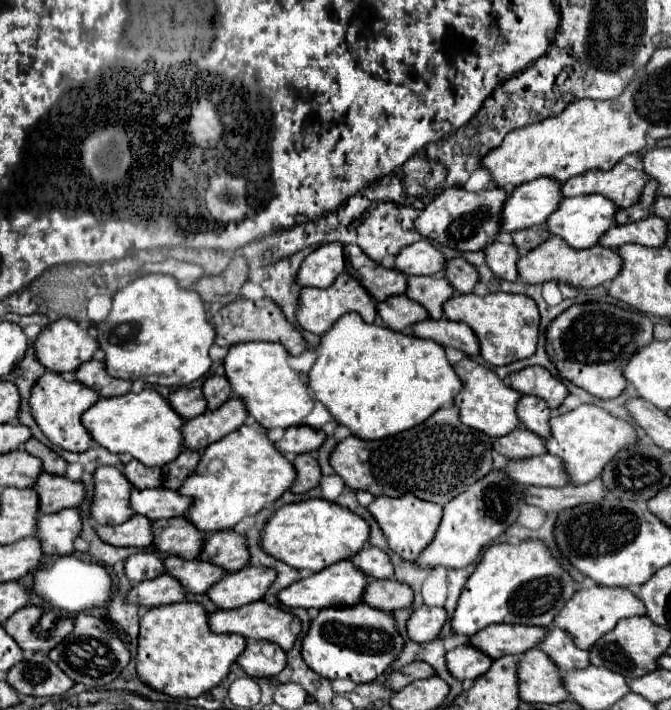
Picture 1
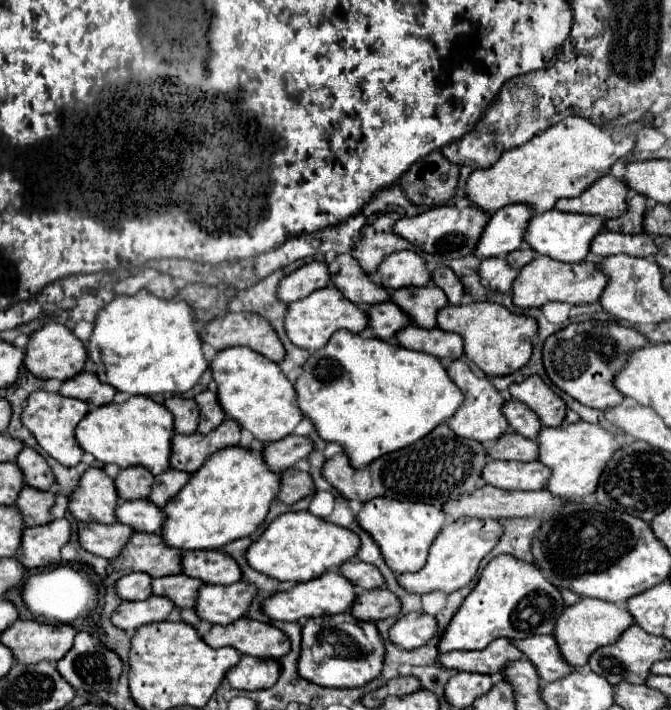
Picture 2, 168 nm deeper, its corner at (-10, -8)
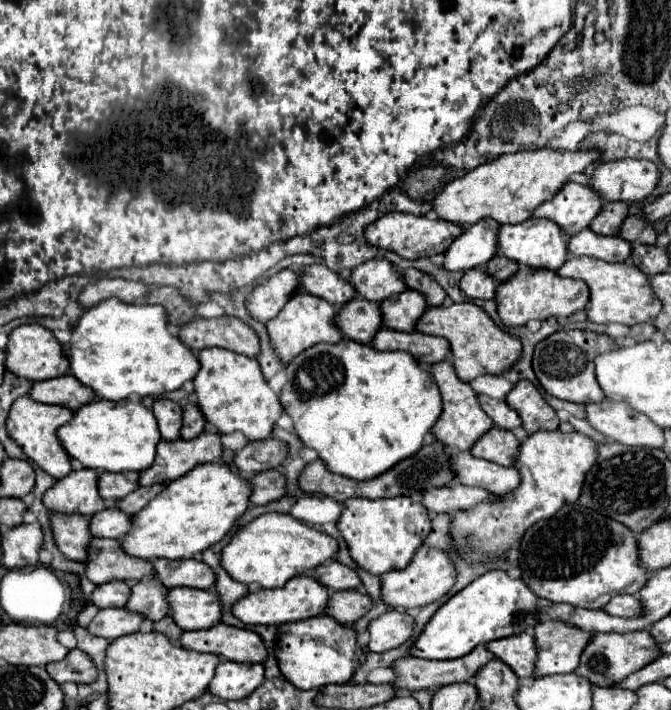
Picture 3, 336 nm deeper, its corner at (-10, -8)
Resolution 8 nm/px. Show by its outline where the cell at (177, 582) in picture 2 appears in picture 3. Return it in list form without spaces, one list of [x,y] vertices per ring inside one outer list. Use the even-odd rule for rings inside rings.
[[[142,578],[140,582],[134,582],[134,586],[130,586],[132,594],[126,602],[126,610],[136,612],[140,616],[144,616],[146,620],[160,620],[164,618],[170,608],[166,602],[166,588],[162,584],[158,584],[156,578]]]

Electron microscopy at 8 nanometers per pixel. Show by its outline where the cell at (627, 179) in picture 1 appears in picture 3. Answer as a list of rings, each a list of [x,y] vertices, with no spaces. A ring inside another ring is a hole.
[[[566,182],[558,194],[554,194],[552,200],[546,200],[544,204],[540,204],[536,210],[534,210],[534,218],[546,218],[554,224],[558,224],[558,228],[562,230],[562,234],[566,236],[574,236],[578,234],[580,230],[588,228],[590,226],[590,220],[600,212],[604,200],[592,192],[588,186],[582,186],[582,184],[574,184],[574,182]]]

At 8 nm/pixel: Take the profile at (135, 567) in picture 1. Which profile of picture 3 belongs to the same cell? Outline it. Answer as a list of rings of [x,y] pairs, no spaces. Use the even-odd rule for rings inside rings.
[[[114,580],[114,582],[100,584],[92,592],[90,602],[96,608],[122,608],[128,602],[128,596],[130,596],[130,586],[122,580]]]

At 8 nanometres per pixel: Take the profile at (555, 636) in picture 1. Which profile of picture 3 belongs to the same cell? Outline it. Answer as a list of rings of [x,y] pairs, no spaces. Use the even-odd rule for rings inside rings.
[[[522,632],[518,636],[492,640],[490,644],[486,644],[486,650],[492,652],[504,664],[508,664],[514,670],[514,674],[520,678],[534,674],[536,644],[534,644],[534,638],[530,634]]]

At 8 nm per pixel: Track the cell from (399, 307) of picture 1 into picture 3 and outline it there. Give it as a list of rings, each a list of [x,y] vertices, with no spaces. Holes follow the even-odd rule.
[[[352,298],[338,310],[334,324],[338,326],[344,338],[368,344],[374,338],[376,330],[382,328],[380,306],[370,304],[362,298]]]

